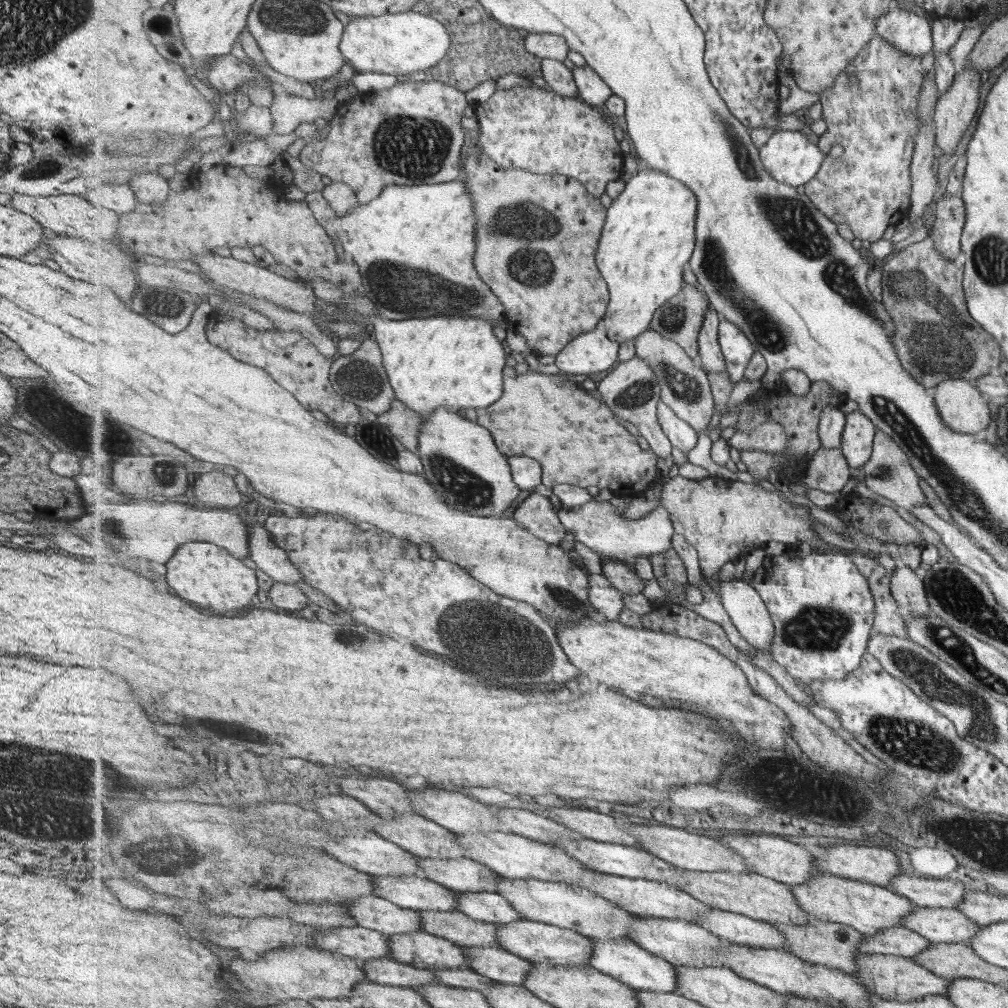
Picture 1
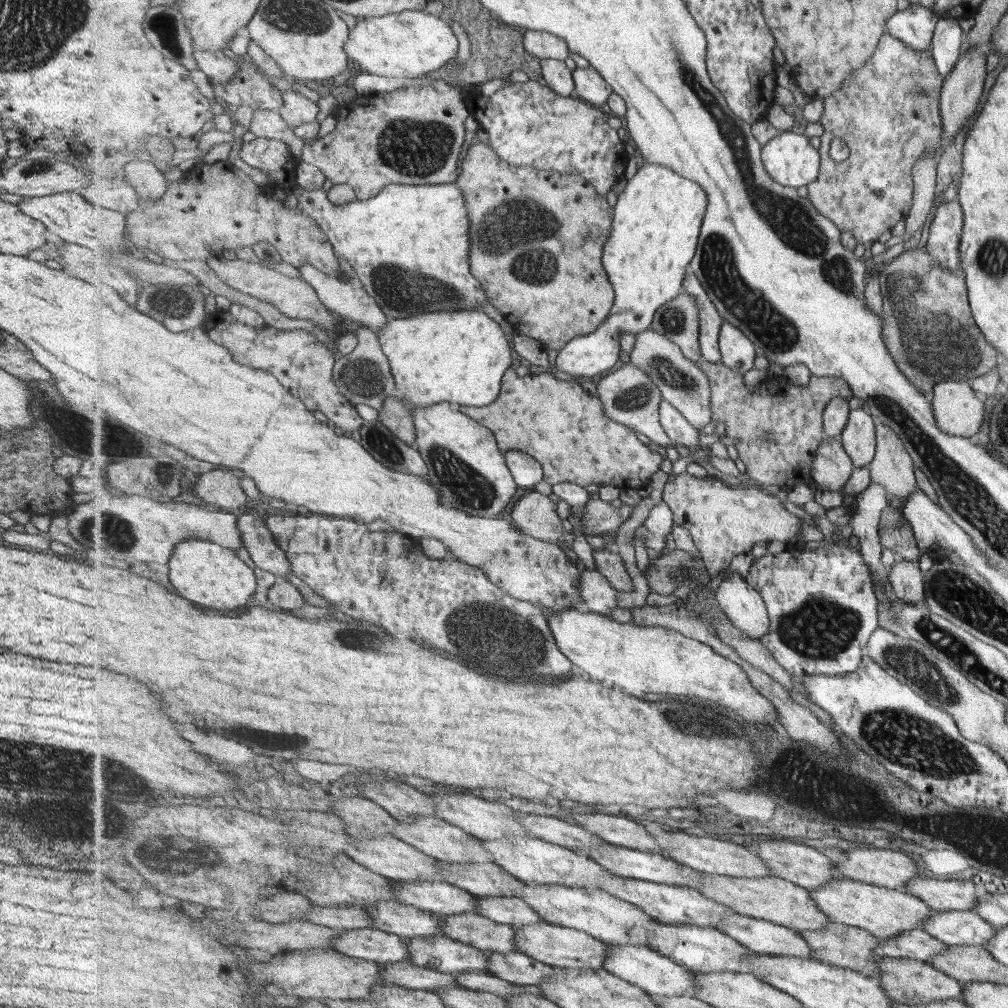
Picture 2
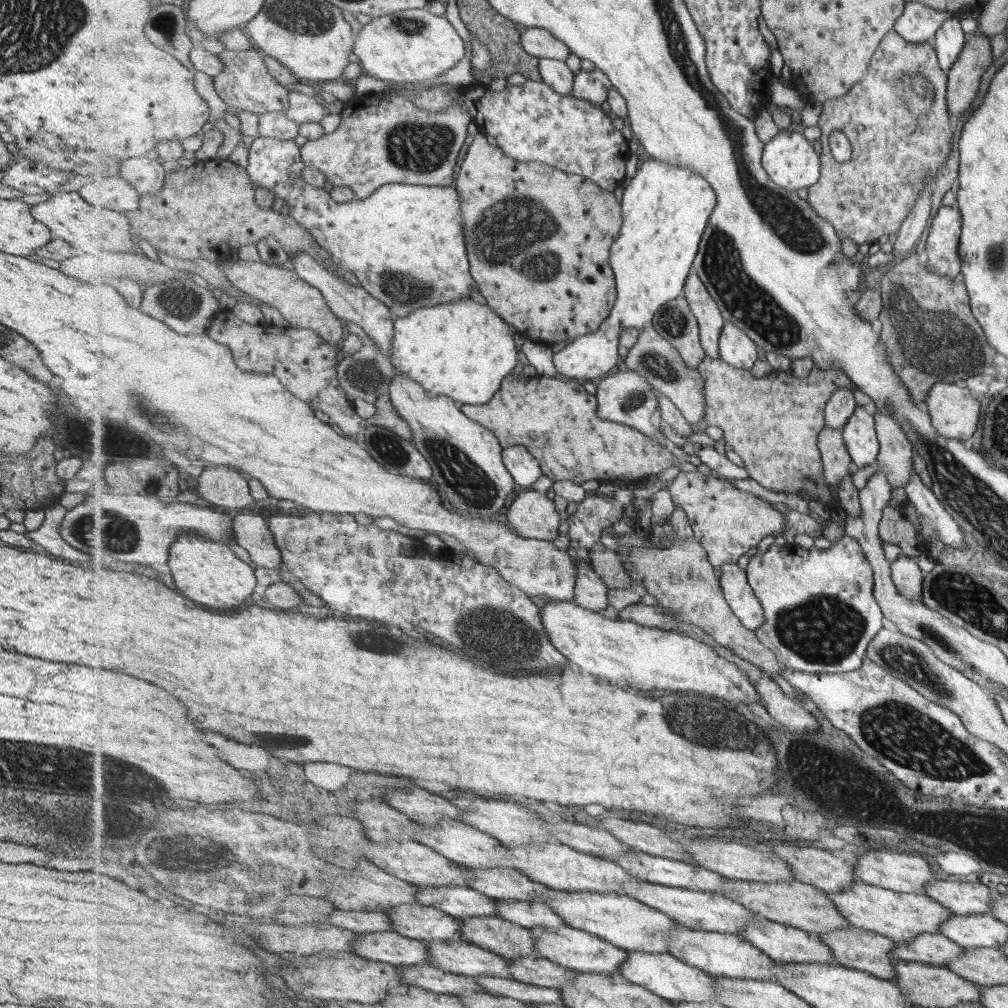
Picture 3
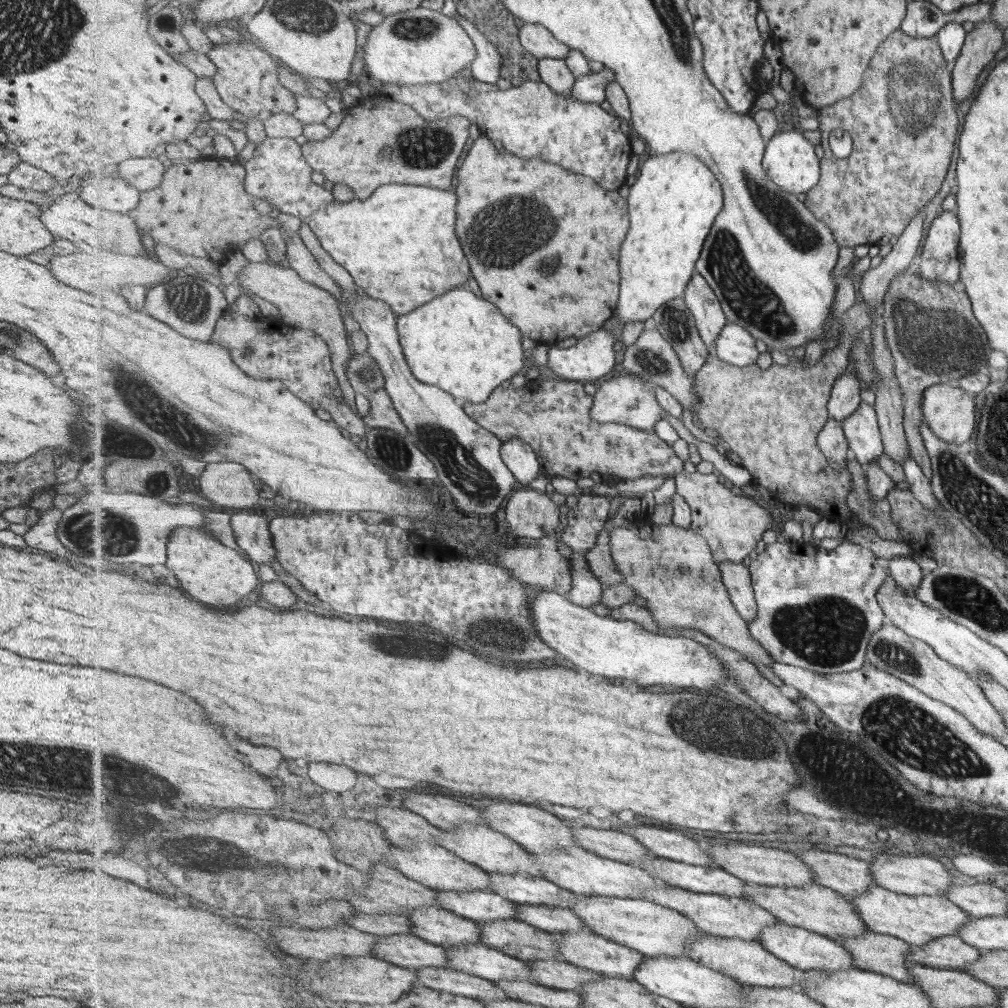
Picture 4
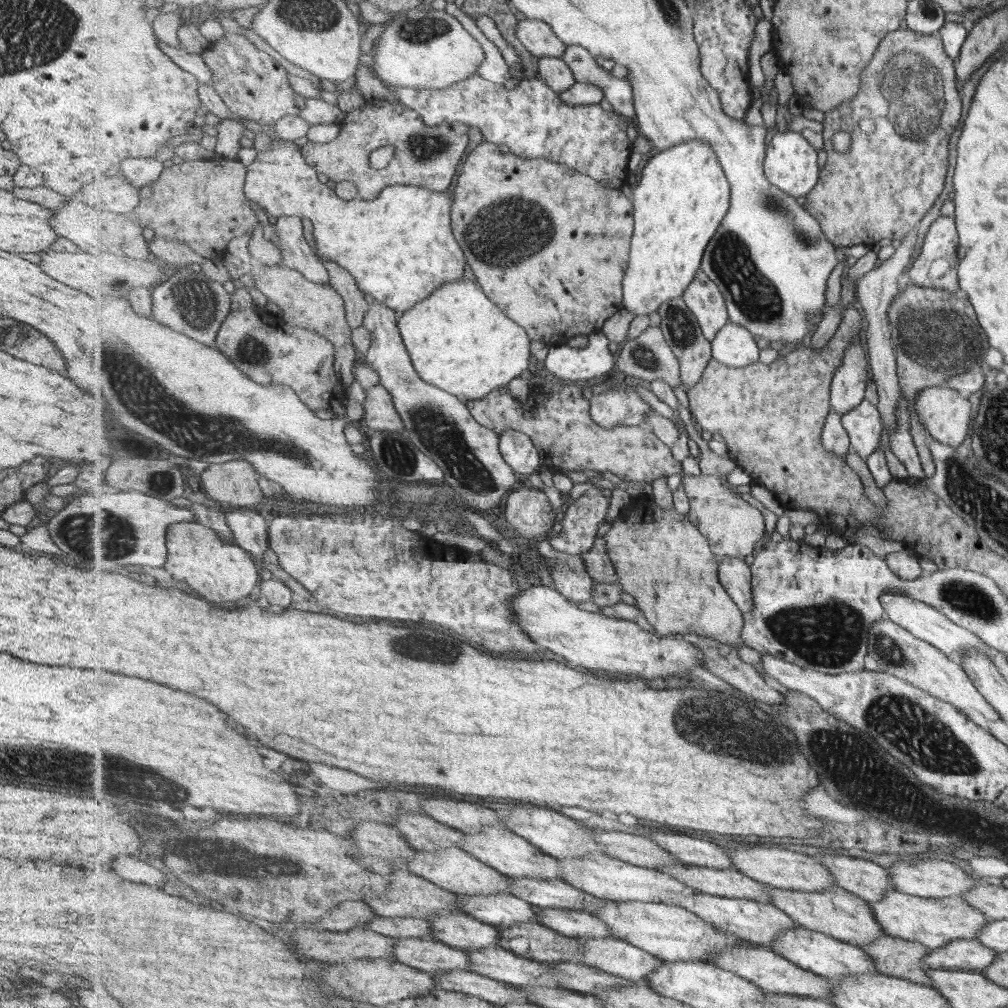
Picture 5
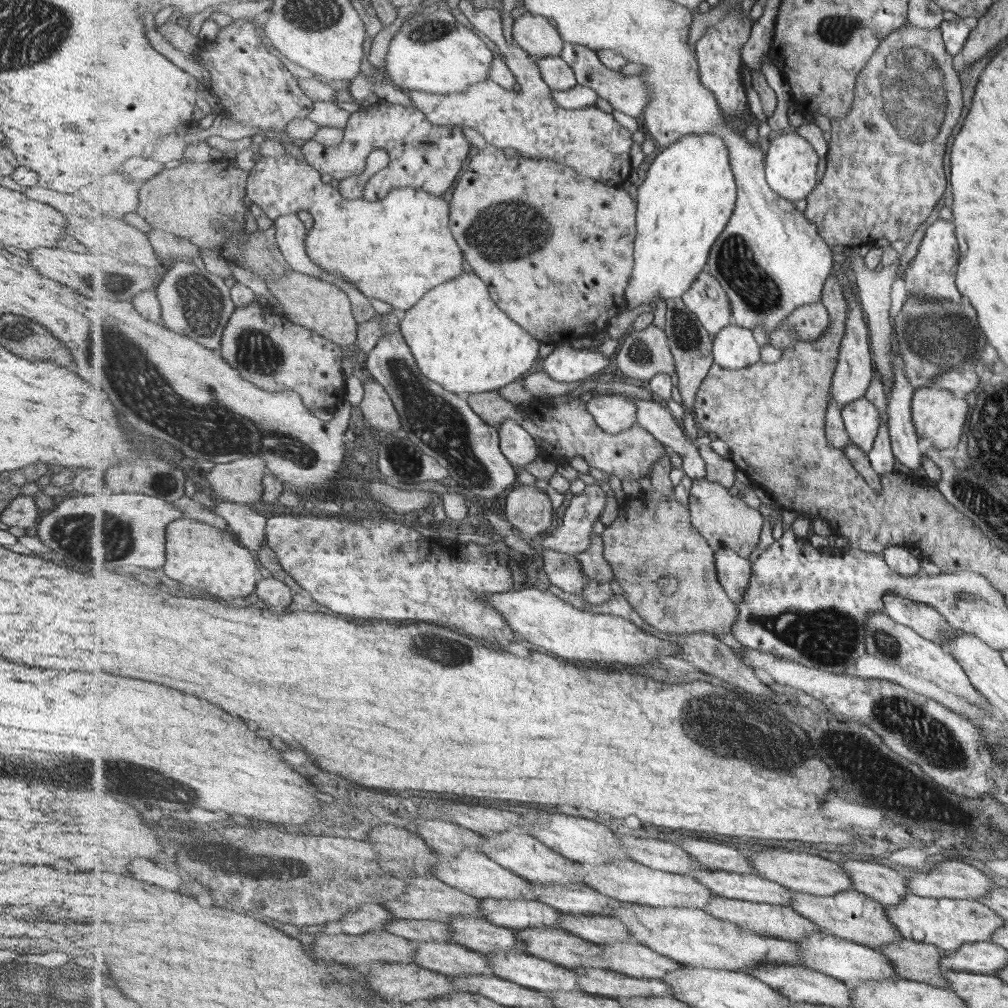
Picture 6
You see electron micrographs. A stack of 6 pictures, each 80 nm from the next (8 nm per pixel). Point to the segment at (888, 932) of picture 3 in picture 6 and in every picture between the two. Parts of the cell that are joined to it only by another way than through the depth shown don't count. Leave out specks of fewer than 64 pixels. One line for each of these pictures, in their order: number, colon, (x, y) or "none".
4: (918, 920)
5: (933, 922)
6: (947, 923)

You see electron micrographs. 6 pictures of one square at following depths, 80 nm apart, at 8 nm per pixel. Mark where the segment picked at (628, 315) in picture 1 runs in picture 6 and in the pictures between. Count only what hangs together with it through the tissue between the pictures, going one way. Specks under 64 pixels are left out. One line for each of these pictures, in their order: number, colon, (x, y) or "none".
2: (658, 215)
3: (666, 207)
4: (673, 203)
5: (684, 194)
6: (685, 203)

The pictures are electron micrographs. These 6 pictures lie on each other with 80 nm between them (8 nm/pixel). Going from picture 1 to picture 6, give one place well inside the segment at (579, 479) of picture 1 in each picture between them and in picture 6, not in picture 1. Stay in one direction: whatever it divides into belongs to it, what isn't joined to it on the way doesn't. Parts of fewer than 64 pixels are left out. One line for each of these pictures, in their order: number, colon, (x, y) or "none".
2: (578, 443)
3: (558, 419)
4: (555, 416)
5: (573, 440)
6: (569, 429)

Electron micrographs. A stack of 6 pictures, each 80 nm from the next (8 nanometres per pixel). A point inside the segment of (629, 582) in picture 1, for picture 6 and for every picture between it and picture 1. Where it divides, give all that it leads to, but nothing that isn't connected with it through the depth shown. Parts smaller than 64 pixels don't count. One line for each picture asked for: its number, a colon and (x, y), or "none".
2: (610, 564)
3: (609, 565)
4: (600, 558)
5: (600, 566)
6: (593, 561)

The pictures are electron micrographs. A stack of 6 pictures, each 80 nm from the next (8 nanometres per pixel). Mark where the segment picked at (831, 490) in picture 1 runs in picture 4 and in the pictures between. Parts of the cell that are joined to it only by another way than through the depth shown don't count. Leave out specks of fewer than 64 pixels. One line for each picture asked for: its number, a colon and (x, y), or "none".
2: (833, 467)
3: (838, 463)
4: (833, 441)

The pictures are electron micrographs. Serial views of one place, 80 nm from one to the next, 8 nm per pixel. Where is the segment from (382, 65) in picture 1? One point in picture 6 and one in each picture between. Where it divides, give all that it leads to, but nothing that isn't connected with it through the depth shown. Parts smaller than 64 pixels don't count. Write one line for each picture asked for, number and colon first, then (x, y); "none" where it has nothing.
2: (411, 44)
3: (411, 46)
4: (421, 46)
5: (432, 49)
6: (439, 53)

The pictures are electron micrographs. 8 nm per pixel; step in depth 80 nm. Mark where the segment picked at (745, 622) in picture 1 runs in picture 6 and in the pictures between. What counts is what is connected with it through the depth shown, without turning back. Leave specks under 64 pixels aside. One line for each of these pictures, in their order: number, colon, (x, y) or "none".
2: (743, 603)
3: (742, 598)
4: (737, 578)
5: (736, 575)
6: (735, 572)

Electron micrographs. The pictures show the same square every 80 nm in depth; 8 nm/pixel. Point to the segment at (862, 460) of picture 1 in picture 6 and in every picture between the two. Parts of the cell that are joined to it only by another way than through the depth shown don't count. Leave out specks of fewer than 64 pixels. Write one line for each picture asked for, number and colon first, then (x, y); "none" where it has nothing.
2: (859, 438)
3: (861, 437)
4: (862, 428)
5: (864, 424)
6: (861, 418)

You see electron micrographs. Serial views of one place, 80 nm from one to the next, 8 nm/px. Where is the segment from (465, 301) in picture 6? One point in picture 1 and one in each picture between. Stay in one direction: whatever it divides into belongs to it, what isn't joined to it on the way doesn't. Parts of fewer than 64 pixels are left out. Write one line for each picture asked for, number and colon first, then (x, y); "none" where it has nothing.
1: (445, 361)
2: (461, 356)
3: (462, 349)
4: (460, 342)
5: (460, 340)

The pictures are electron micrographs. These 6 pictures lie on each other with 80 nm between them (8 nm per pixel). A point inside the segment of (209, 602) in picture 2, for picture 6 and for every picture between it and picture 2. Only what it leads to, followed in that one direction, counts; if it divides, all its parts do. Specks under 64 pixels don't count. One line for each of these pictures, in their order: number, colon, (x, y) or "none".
3: (212, 574)
4: (217, 575)
5: (198, 555)
6: (208, 557)

